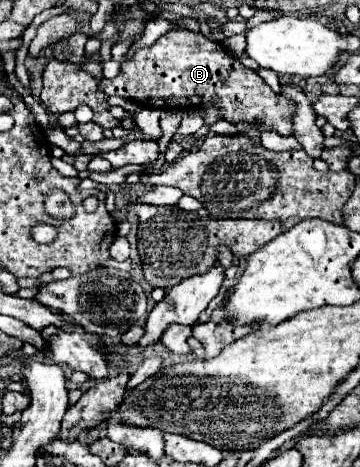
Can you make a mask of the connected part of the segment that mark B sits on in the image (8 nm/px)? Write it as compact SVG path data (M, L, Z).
M172 30L158 38L152 46L140 48L130 60L122 60L120 74L112 80L102 80L100 90L108 96L130 98L138 104L148 104L152 108L174 108L178 98L200 96L200 104L214 104L220 110L220 118L232 124L250 122L254 128L266 126L280 136L292 134L292 118L296 104L284 98L250 68L242 66L238 58L230 56L222 44L208 40L200 32Z

